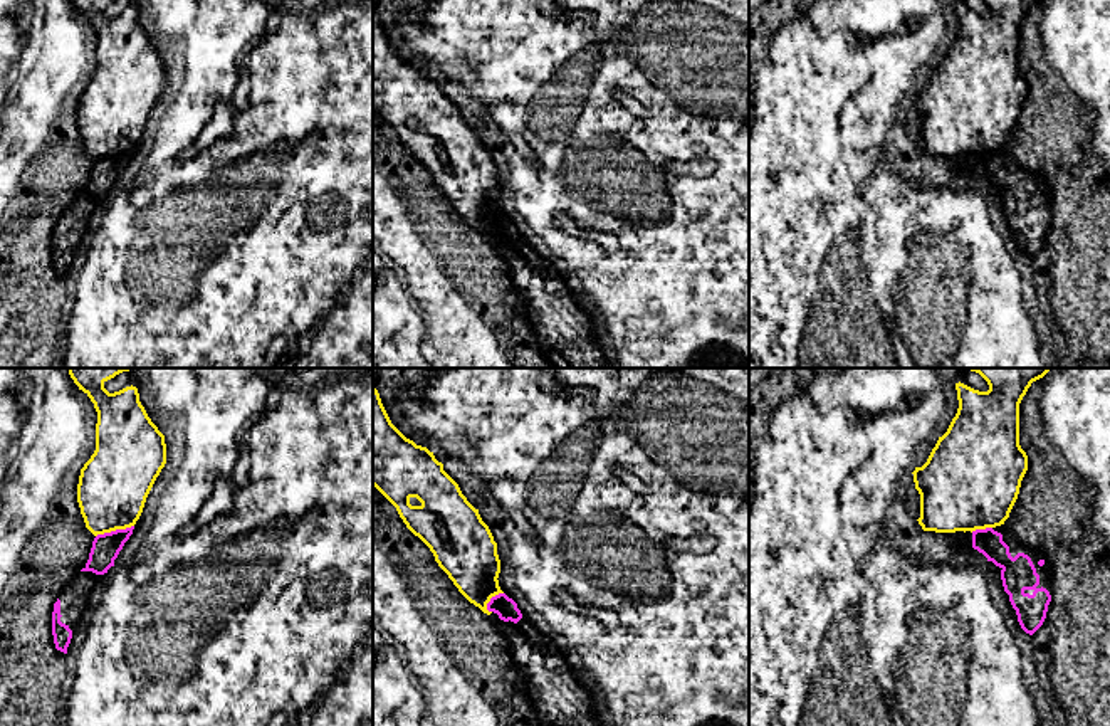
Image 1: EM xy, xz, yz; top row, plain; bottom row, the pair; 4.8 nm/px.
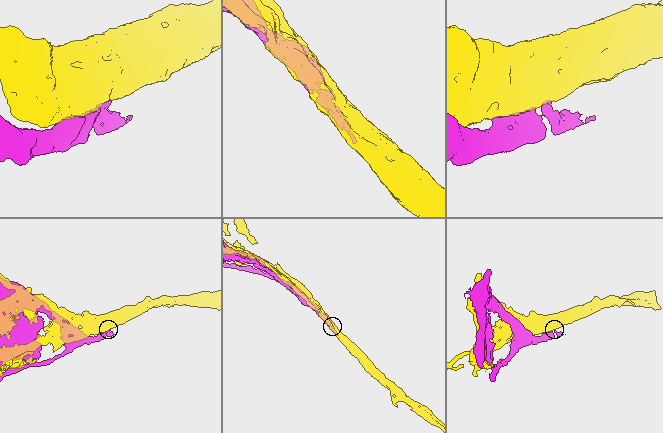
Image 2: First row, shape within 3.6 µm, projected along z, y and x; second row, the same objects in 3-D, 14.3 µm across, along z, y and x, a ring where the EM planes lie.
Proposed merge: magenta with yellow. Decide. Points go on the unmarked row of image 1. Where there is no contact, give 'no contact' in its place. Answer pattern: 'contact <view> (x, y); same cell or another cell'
contact xy (116, 153); another cell

